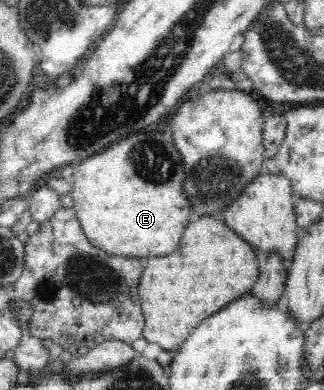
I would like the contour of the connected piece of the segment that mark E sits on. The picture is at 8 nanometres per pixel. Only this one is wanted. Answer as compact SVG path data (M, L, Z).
M139 132L135 136L121 138L107 152L81 162L81 166L75 164L71 195L78 220L91 244L111 255L131 256L142 261L145 261L145 256L167 256L179 248L183 230L187 228L193 210L183 192L185 166L172 133Z

